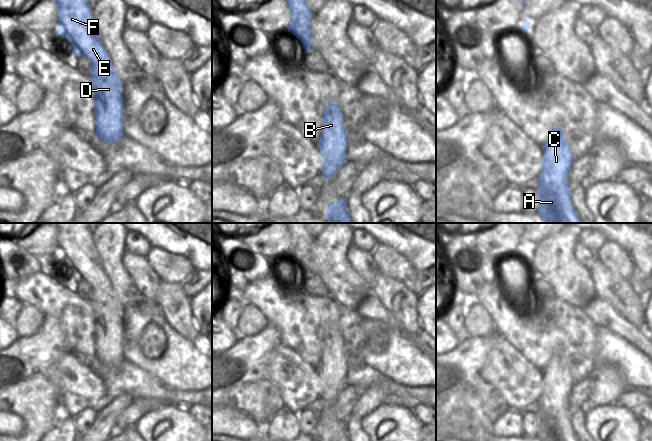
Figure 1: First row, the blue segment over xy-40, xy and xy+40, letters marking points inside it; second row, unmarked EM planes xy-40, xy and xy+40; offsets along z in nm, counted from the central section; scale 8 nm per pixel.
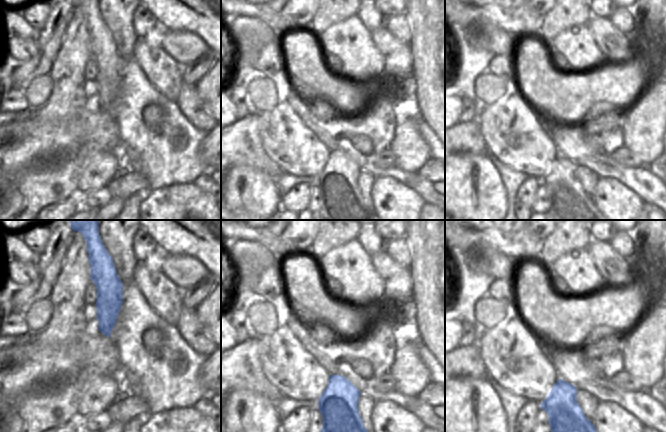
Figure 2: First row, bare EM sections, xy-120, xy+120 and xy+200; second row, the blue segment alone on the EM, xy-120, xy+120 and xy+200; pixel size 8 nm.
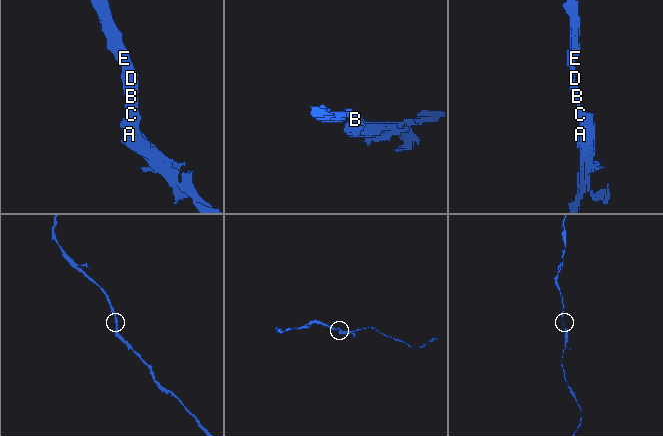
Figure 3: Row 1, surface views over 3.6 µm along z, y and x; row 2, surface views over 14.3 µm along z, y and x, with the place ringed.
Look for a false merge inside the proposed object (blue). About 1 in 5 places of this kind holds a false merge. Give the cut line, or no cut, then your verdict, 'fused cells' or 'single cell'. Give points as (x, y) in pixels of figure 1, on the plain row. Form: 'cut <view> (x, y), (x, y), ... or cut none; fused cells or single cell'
cut none; single cell

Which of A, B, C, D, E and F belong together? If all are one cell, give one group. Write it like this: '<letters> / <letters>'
A B C D E F

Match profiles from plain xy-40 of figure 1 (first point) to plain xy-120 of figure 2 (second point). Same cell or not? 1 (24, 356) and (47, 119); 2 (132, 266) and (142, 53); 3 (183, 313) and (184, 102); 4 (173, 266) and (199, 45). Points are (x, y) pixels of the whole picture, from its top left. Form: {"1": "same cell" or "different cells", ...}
{"1": "same cell", "2": "same cell", "3": "same cell", "4": "same cell"}

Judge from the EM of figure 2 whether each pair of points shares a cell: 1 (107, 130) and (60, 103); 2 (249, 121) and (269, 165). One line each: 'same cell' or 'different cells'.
1: different cells
2: same cell

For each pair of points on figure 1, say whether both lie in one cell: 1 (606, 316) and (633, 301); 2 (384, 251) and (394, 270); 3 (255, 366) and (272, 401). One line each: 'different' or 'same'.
1: different
2: same
3: same

